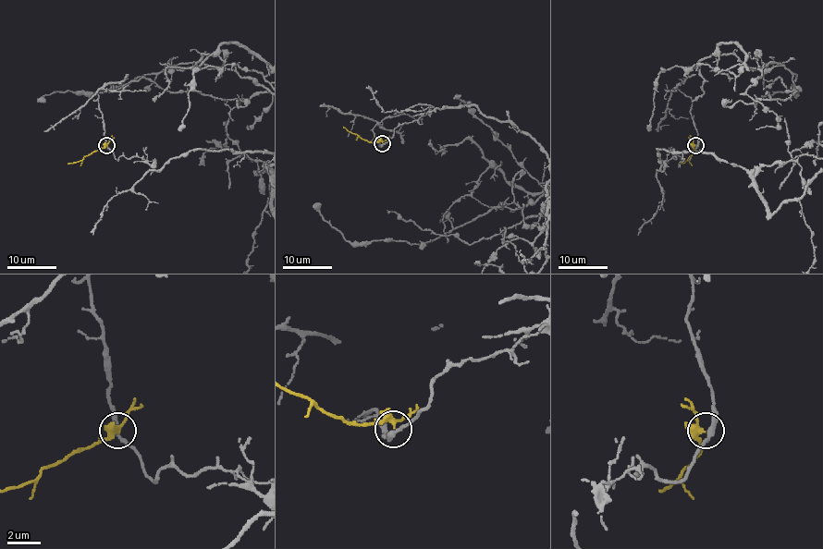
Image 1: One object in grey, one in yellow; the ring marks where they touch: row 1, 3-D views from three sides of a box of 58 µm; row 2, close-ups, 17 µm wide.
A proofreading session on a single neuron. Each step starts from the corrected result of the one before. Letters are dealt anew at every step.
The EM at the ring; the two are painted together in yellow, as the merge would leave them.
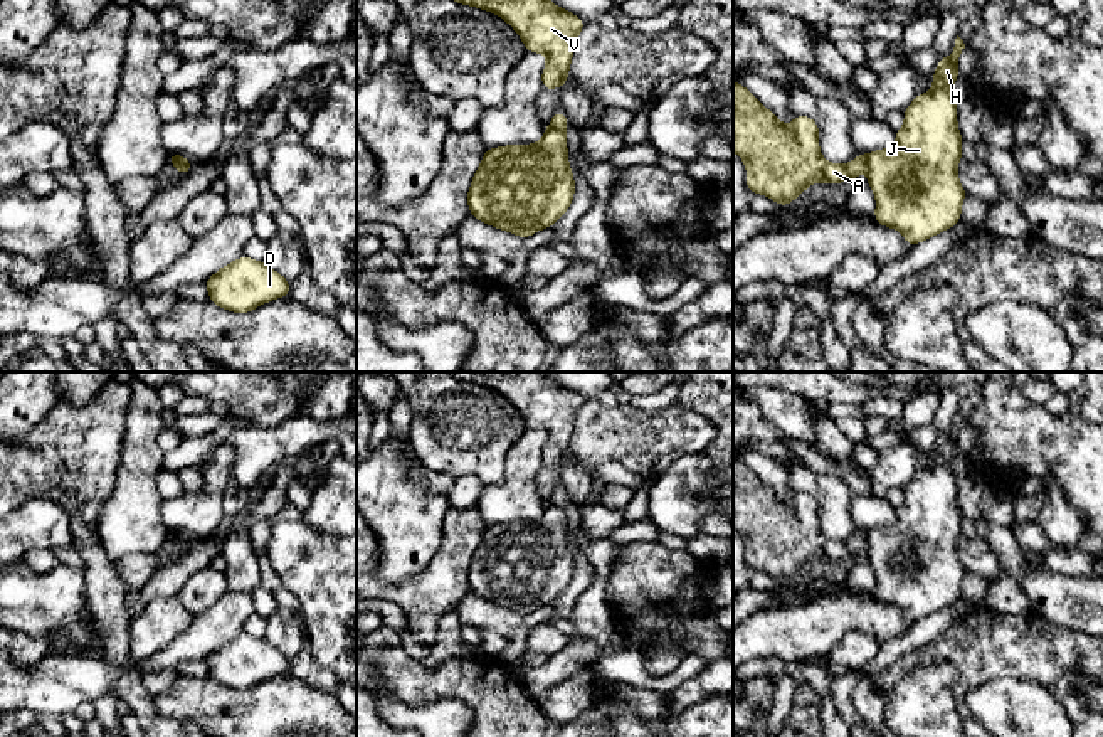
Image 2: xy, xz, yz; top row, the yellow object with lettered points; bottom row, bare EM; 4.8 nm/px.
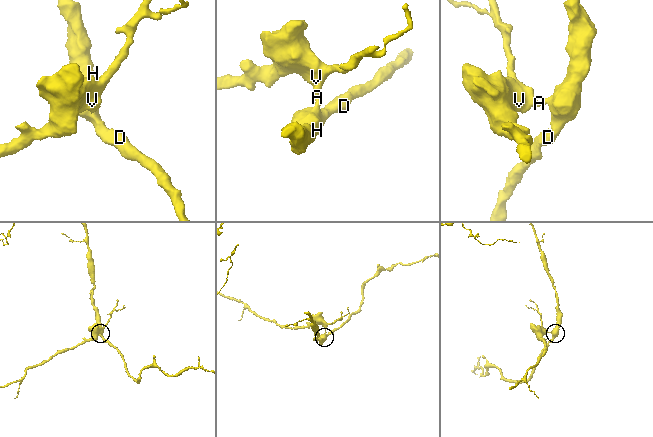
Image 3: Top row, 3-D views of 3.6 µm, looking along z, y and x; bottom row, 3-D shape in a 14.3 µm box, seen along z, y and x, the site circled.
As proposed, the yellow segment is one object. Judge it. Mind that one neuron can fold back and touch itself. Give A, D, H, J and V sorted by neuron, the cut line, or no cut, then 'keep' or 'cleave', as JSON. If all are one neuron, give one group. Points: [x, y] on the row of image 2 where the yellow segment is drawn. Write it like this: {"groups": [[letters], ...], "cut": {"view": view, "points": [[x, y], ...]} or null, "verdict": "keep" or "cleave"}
{"groups": [["A", "V"], ["D", "H", "J"]], "cut": {"view": "xz", "points": [[550, 125], [564, 132]]}, "verdict": "cleave"}

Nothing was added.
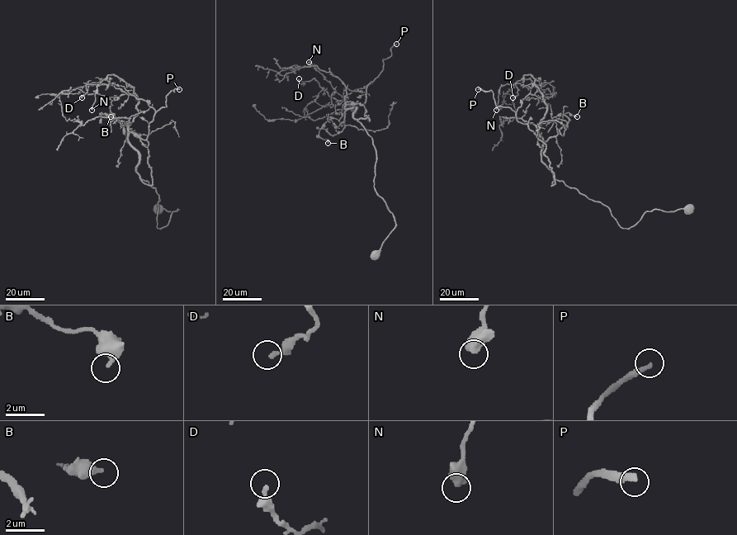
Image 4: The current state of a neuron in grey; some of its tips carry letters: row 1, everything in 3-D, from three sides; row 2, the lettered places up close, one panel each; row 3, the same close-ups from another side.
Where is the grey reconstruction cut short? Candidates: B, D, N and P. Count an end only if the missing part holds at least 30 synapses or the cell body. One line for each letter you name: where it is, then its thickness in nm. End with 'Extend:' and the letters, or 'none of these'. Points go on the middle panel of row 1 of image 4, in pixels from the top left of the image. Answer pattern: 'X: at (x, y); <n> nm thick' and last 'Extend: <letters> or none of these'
P: at (396, 44); 340 nm thick
Extend: P

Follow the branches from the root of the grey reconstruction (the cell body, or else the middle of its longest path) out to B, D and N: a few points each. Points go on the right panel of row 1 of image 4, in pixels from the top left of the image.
B: (687, 209), (646, 211), (621, 228), (607, 206), (555, 179), (541, 159), (538, 126), (561, 114), (577, 116)
D: (687, 209), (646, 211), (621, 228), (542, 162), (537, 124), (546, 105), (531, 75), (512, 84), (512, 97)
N: (687, 209), (646, 211), (621, 228), (542, 162), (537, 124), (546, 105), (537, 87), (502, 85), (496, 110)

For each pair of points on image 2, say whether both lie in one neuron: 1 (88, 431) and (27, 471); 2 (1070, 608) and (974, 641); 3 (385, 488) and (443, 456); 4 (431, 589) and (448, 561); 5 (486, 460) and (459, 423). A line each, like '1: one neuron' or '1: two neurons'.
1: one neuron
2: two neurons
3: two neurons
4: one neuron
5: one neuron

